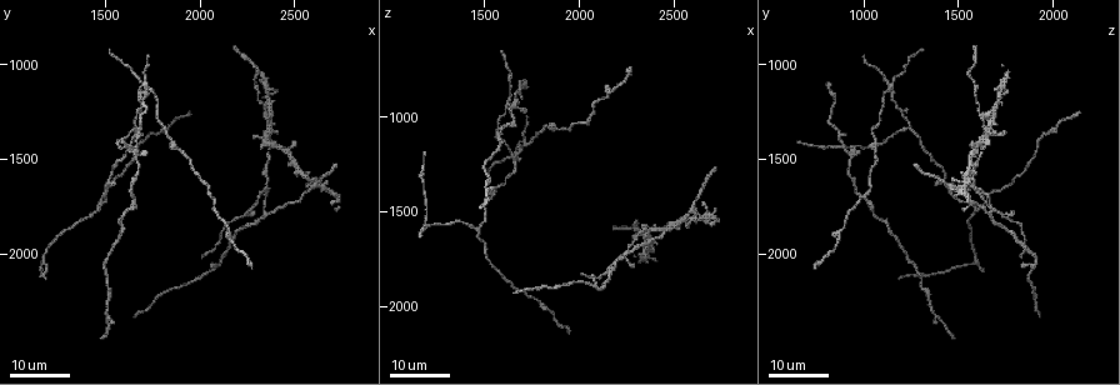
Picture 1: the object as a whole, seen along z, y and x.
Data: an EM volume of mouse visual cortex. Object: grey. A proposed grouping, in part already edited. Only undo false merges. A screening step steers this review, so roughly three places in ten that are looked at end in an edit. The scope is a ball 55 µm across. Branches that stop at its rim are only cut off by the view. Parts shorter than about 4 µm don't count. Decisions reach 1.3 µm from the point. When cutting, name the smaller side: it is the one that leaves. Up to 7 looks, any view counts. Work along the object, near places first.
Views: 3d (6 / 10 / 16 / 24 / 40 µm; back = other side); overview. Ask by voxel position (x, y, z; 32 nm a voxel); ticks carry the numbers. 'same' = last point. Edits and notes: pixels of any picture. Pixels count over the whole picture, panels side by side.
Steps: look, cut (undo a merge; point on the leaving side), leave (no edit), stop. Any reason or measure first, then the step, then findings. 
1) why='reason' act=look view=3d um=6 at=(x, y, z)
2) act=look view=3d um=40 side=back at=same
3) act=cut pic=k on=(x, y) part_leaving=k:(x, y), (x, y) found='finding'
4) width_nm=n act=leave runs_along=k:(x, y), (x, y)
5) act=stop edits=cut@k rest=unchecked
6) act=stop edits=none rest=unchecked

why='sudden change in width' act=look view=3d um=16 at=(1590, 1910, 1160)

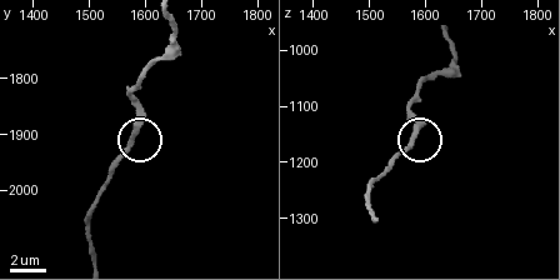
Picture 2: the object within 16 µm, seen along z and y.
act=look view=3d um=10 at=(1575, 1910, 1160)

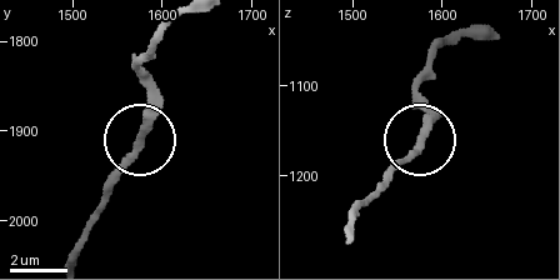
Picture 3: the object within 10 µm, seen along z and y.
width_nm=240 act=leave runs_along=3:(73, 256), (111, 178), (140, 141), (149, 79) found='continuous, no second neuron'

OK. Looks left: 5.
why='four arms meet' act=look view=3d um=24 at=(1710, 1100, 1150)

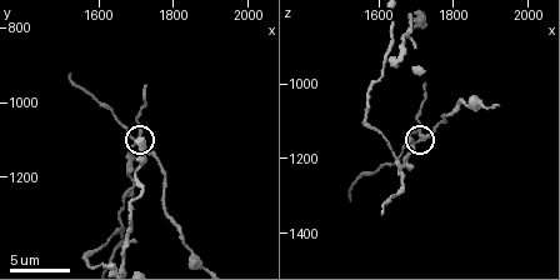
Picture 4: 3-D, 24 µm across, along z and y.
act=look view=3d um=10 at=same

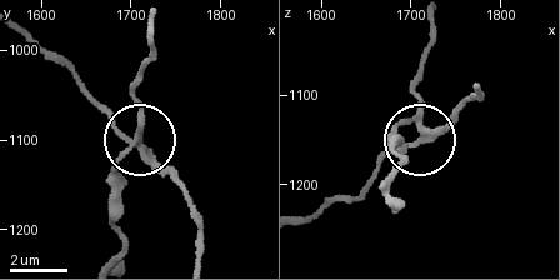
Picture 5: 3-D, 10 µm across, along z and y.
act=cut pic=5 on=(113, 126) part_leaving=5:(143, 131), (145, 150), (184, 194), (200, 236), (200, 258) found='two neurons meet here'

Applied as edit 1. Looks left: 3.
why='branch point' act=look view=3d um=24 at=(1470, 1770, 1580)

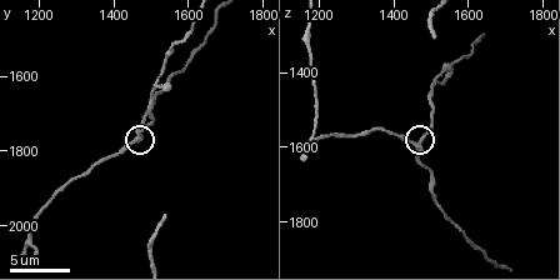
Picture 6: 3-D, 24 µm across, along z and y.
act=look view=3d um=6 at=(1460, 1770, 1600)

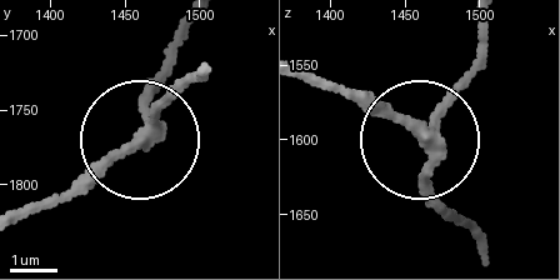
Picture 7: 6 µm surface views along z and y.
side_arm_um=29 act=leave runs_along=7:(204, 69), (56, 204) found='all the same neuron'

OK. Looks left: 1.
act=stop edits=cut@5 rest=unchecked

